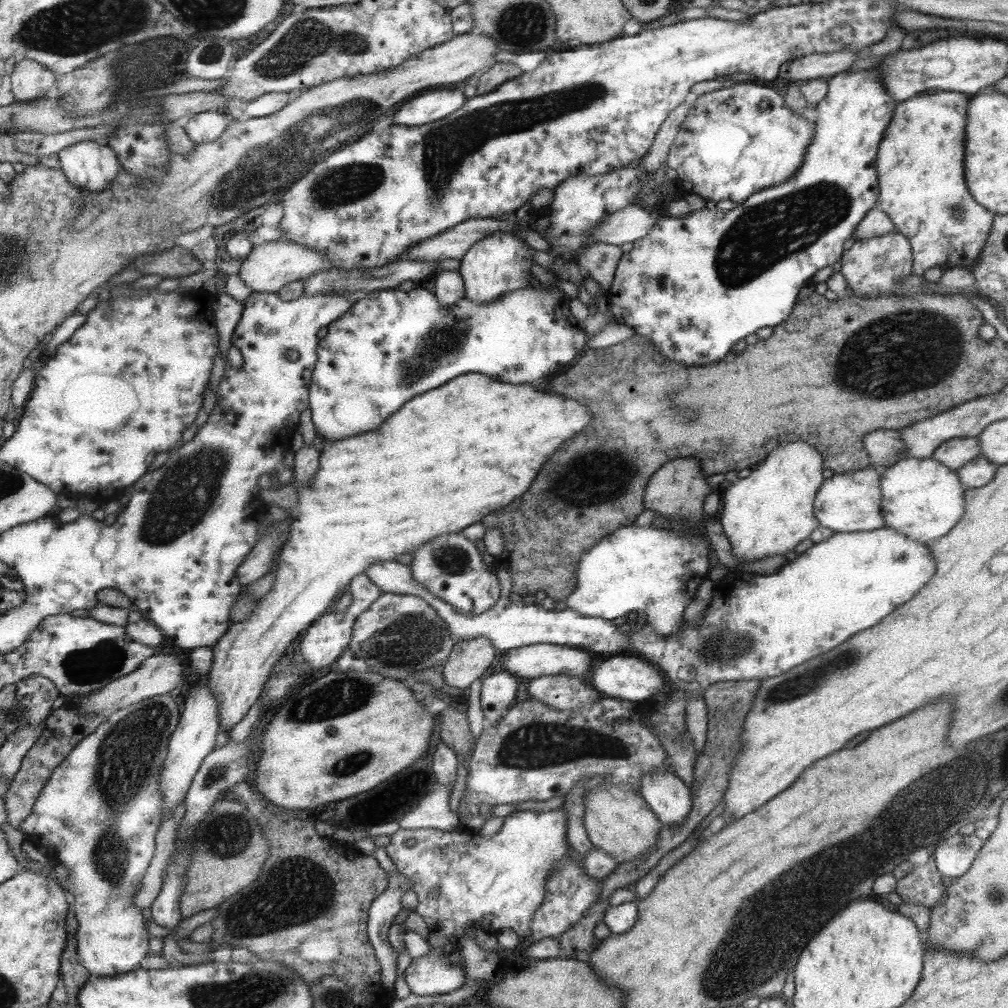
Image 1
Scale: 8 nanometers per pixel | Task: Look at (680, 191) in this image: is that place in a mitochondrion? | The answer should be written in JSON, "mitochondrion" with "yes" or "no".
{"mitochondrion":"no"}

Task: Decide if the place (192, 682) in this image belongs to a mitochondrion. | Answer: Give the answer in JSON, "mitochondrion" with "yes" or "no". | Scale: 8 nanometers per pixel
{"mitochondrion":"no"}

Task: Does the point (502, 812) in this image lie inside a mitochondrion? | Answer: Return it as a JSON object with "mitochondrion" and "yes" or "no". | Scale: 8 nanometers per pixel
{"mitochondrion":"no"}

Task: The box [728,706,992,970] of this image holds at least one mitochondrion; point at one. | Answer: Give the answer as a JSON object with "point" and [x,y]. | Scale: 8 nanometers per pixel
{"point":[933,791]}

